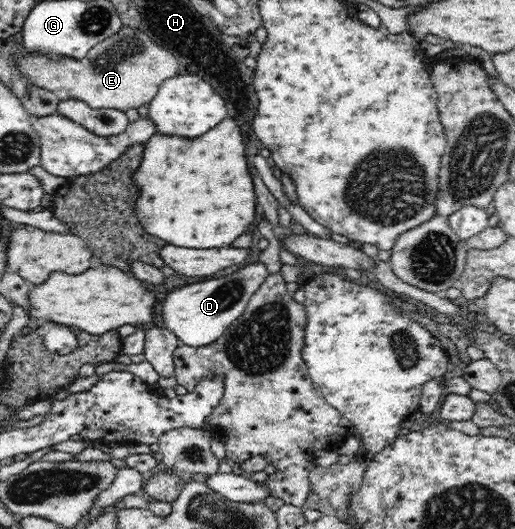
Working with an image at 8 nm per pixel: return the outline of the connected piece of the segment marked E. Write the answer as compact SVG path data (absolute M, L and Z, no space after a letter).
M122 25L120 31L93 47L83 60L47 60L41 54L27 56L22 48L18 67L38 87L51 92L65 89L71 92L73 99L81 99L92 109L126 111L148 106L165 79L179 74L179 61L169 51L163 53L165 49L153 43L139 27L132 29Z

